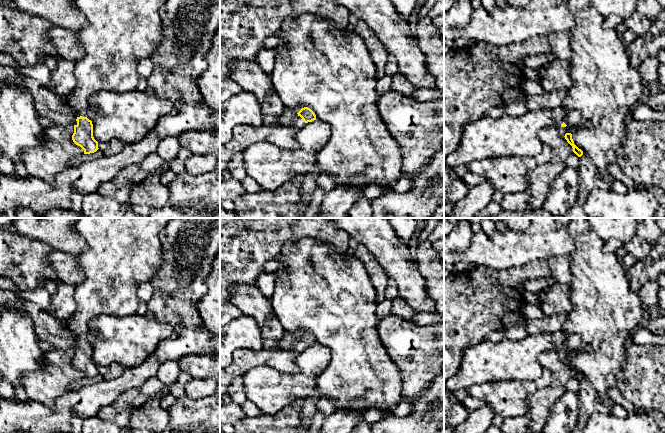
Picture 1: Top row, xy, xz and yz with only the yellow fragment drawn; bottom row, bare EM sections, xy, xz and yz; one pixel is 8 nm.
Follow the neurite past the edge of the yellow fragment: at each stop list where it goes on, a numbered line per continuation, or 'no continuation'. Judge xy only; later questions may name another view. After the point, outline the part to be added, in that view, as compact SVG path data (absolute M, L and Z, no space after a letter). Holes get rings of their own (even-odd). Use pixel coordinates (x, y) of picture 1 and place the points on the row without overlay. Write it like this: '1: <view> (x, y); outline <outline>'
1: xy (47, 329); outline M0 289L0 305L16 305L26 311L34 323L38 341L47 342L58 350L77 349L74 333L62 327L55 318L37 304L23 299L15 291Z

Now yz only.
1: yz (573, 341); outline M567 333L567 338L564 342L566 349L579 349L581 348L581 338L576 333Z

